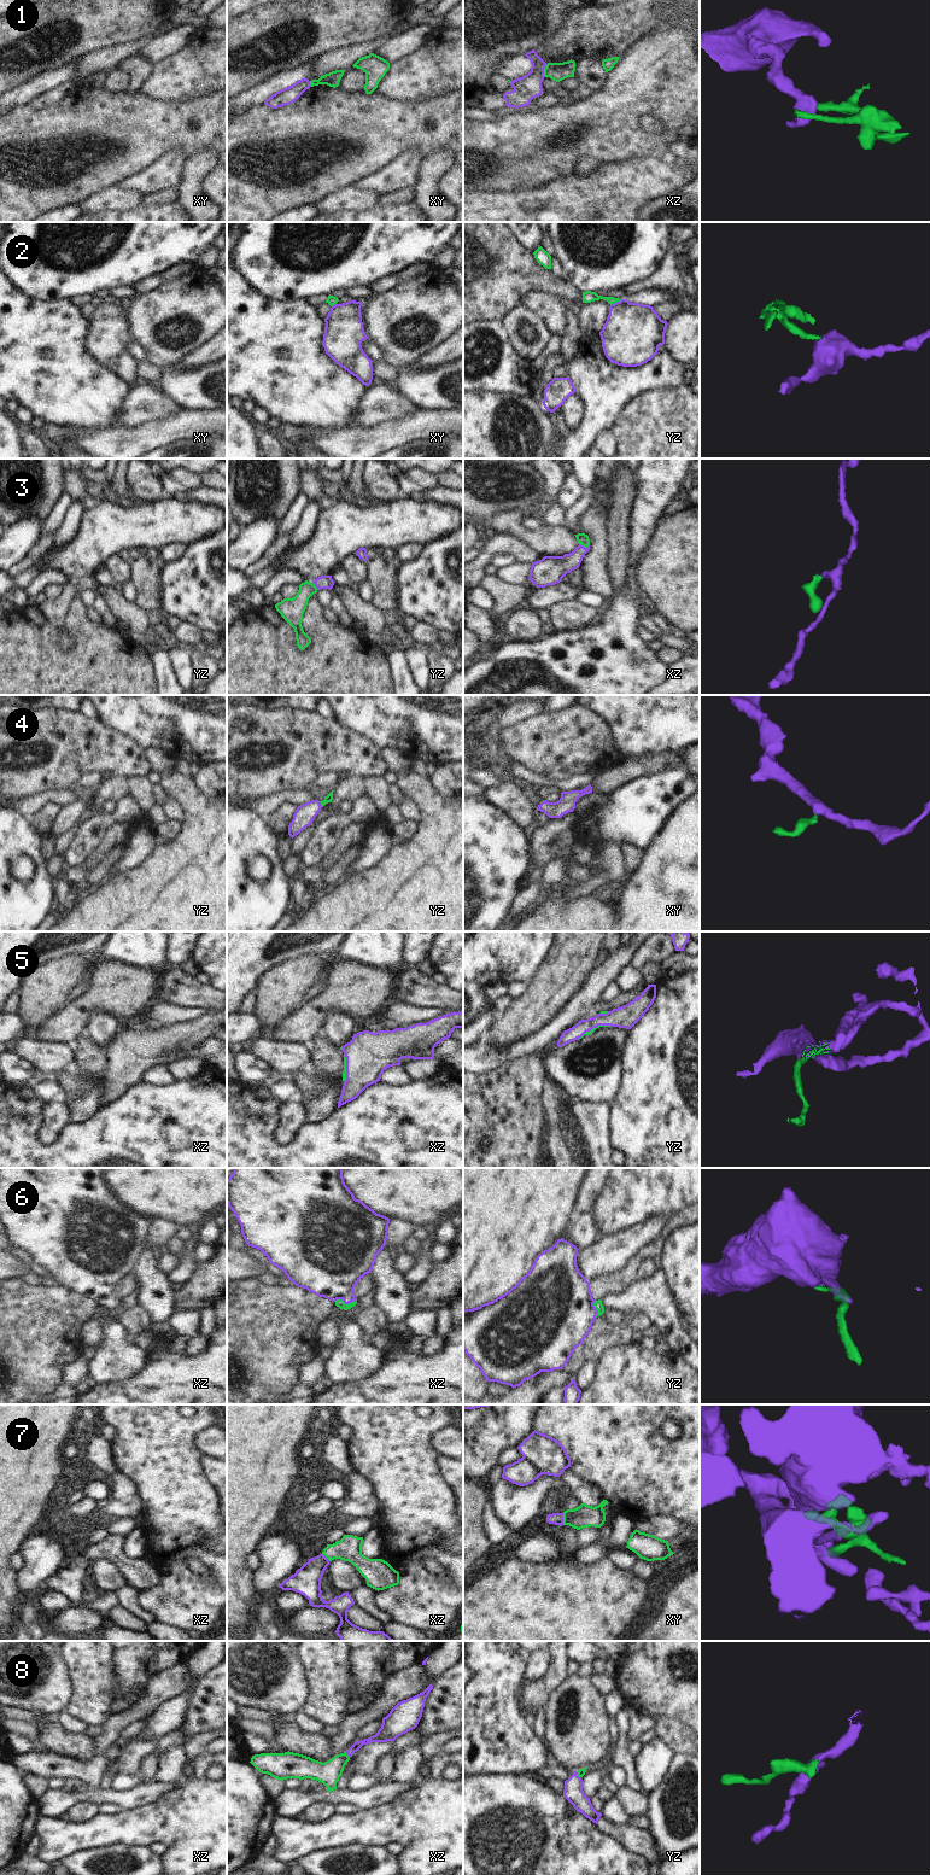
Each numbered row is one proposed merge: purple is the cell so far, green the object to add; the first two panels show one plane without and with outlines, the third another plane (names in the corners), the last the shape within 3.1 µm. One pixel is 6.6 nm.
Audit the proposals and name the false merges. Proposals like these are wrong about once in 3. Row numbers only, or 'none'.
1, 2

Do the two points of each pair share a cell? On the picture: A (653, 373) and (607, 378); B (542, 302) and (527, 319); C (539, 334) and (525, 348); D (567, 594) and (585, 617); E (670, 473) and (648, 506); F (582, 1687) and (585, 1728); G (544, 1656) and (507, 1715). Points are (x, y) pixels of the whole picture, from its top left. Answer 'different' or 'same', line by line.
A: same
B: different
C: same
D: different
E: same
F: same
G: different

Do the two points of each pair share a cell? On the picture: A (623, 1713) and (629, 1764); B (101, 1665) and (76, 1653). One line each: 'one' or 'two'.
A: one
B: one

